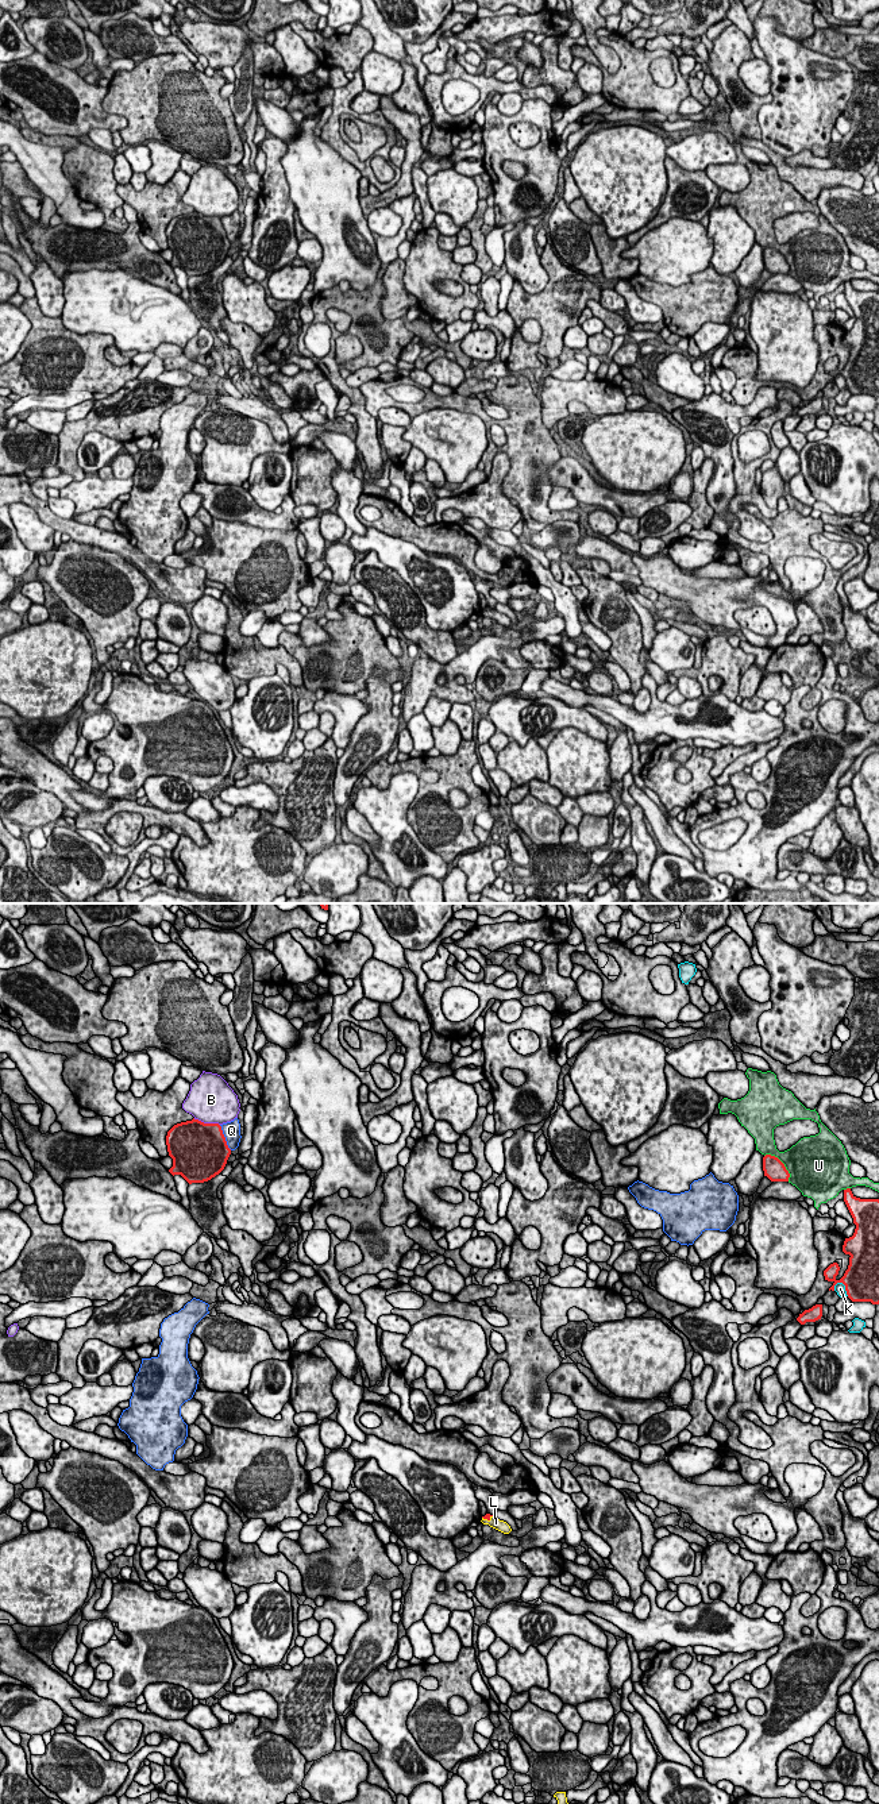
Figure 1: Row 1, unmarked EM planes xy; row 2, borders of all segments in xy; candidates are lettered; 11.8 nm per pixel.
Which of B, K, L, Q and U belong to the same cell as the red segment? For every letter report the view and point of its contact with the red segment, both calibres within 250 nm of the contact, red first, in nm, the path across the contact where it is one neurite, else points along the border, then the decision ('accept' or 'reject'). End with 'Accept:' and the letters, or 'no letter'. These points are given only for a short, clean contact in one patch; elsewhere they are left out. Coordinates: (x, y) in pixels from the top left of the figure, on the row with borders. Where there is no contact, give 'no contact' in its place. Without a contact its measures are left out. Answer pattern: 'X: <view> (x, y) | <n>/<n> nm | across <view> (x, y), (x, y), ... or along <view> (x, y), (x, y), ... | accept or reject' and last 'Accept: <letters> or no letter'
B: xy (207, 1124) | 500/480 nm | reject
K: xy (844, 1284) | 420/130 nm | reject
L: xy (486, 1518) | 60/130 nm | across xy (488, 1515), (486, 1518), (496, 1523) | accept
Q: xy (224, 1137) | 500/220 nm | reject
U: xy (783, 1164) | 240/440 nm | reject
Accept: L

